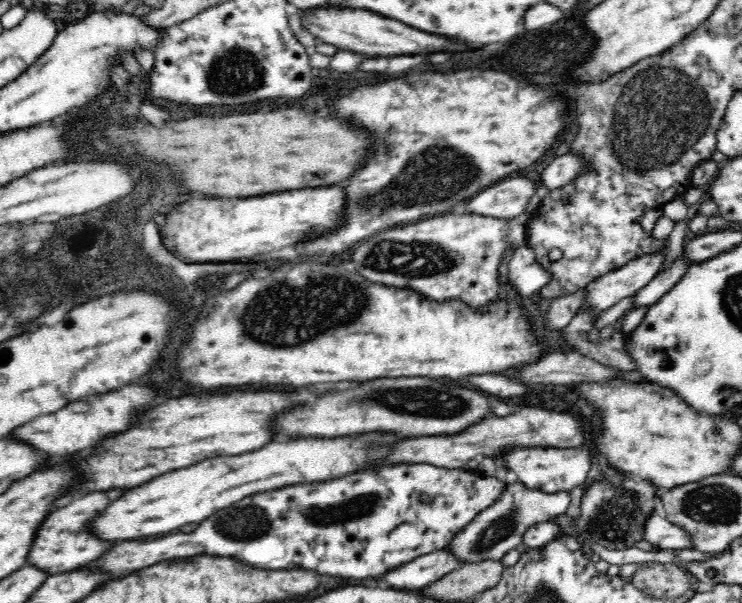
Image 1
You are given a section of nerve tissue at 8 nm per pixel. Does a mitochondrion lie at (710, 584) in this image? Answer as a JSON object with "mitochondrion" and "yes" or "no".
{"mitochondrion":"no"}

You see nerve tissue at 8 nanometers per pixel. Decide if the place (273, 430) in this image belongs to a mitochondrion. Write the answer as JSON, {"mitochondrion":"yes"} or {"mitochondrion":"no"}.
{"mitochondrion":"no"}

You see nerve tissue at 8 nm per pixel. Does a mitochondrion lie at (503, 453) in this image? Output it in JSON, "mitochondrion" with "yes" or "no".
{"mitochondrion":"no"}

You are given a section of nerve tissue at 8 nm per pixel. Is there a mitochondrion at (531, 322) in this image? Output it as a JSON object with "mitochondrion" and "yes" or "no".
{"mitochondrion":"no"}

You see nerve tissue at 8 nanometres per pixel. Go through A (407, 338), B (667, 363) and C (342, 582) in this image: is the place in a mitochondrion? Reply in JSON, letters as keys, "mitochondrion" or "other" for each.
{"A":"other","B":"other","C":"other"}

